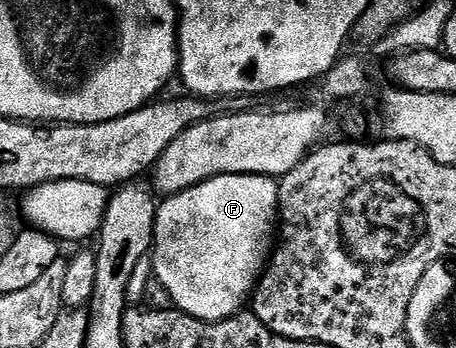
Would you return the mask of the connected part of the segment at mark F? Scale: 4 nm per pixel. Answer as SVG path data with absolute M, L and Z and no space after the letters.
M220 175L214 179L203 181L191 189L181 191L178 195L170 195L158 206L157 220L153 230L153 273L156 282L161 282L163 290L169 294L169 299L178 311L185 311L191 317L202 319L208 323L218 323L224 319L238 314L250 302L251 296L257 290L257 284L261 282L269 260L275 250L275 236L279 231L279 208L277 206L277 189L279 183L272 175Z

